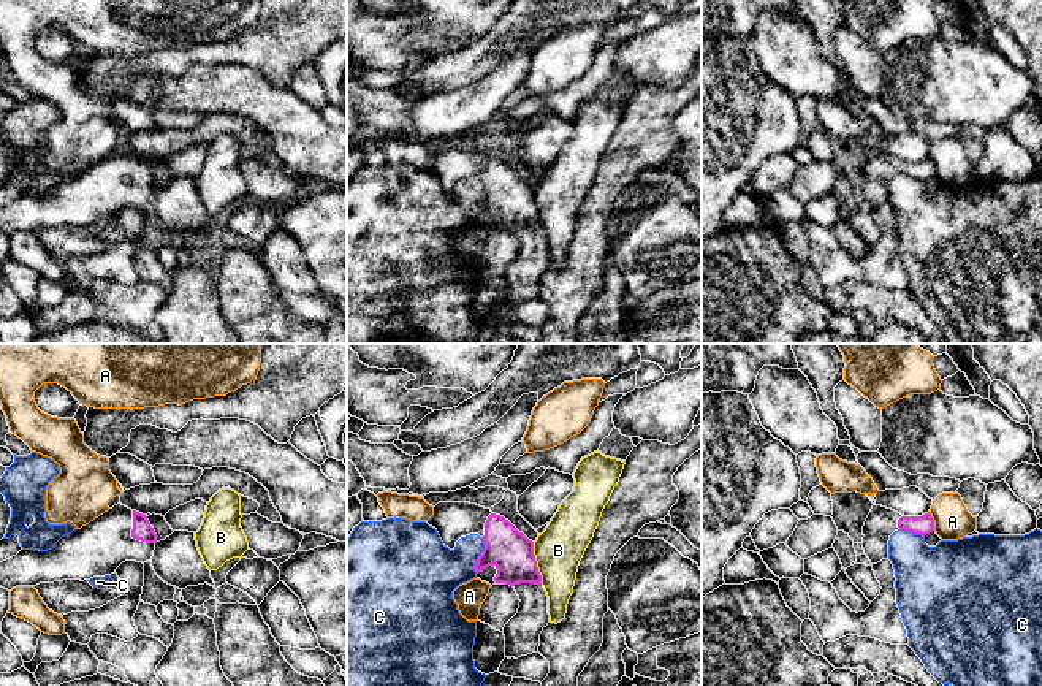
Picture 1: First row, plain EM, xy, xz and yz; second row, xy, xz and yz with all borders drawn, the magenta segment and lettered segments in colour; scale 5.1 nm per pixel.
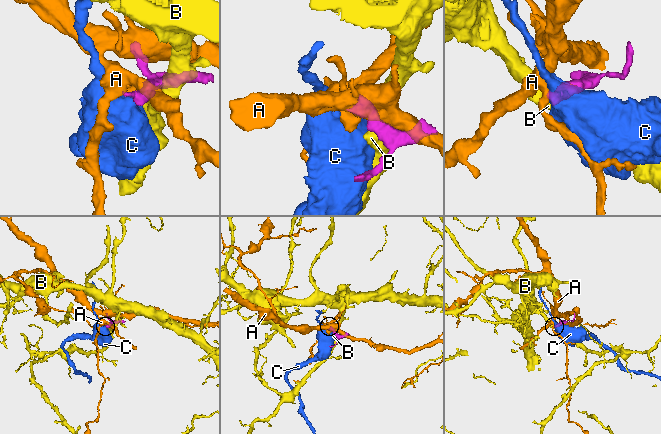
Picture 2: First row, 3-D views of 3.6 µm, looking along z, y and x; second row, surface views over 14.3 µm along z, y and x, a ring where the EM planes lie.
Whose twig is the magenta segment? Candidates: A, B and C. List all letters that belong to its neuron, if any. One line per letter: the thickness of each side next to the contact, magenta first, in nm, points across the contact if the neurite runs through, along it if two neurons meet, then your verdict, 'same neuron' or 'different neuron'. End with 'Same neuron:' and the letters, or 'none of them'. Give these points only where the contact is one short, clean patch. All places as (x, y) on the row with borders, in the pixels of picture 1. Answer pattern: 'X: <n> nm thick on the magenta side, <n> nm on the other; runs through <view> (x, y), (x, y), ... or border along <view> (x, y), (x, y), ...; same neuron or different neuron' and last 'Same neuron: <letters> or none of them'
A: 100 nm thick on the magenta side, 190 nm on the other; border along yz (928, 512), (935, 529); different neuron
B: 220 nm thick on the magenta side, 240 nm on the other; border along xz (532, 542), (542, 583); different neuron
C: 220 nm thick on the magenta side, 280 nm on the other; border along xz (483, 537), (483, 550), (474, 566), (475, 572); different neuron
Same neuron: none of them

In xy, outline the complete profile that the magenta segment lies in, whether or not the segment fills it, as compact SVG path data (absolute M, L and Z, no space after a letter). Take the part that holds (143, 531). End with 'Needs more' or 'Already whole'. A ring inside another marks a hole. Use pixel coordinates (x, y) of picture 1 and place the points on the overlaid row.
M120 502L71 534L52 550L21 550L0 562L0 586L36 586L63 580L90 580L116 572L125 561L147 562L157 534L146 515Z. Needs more

